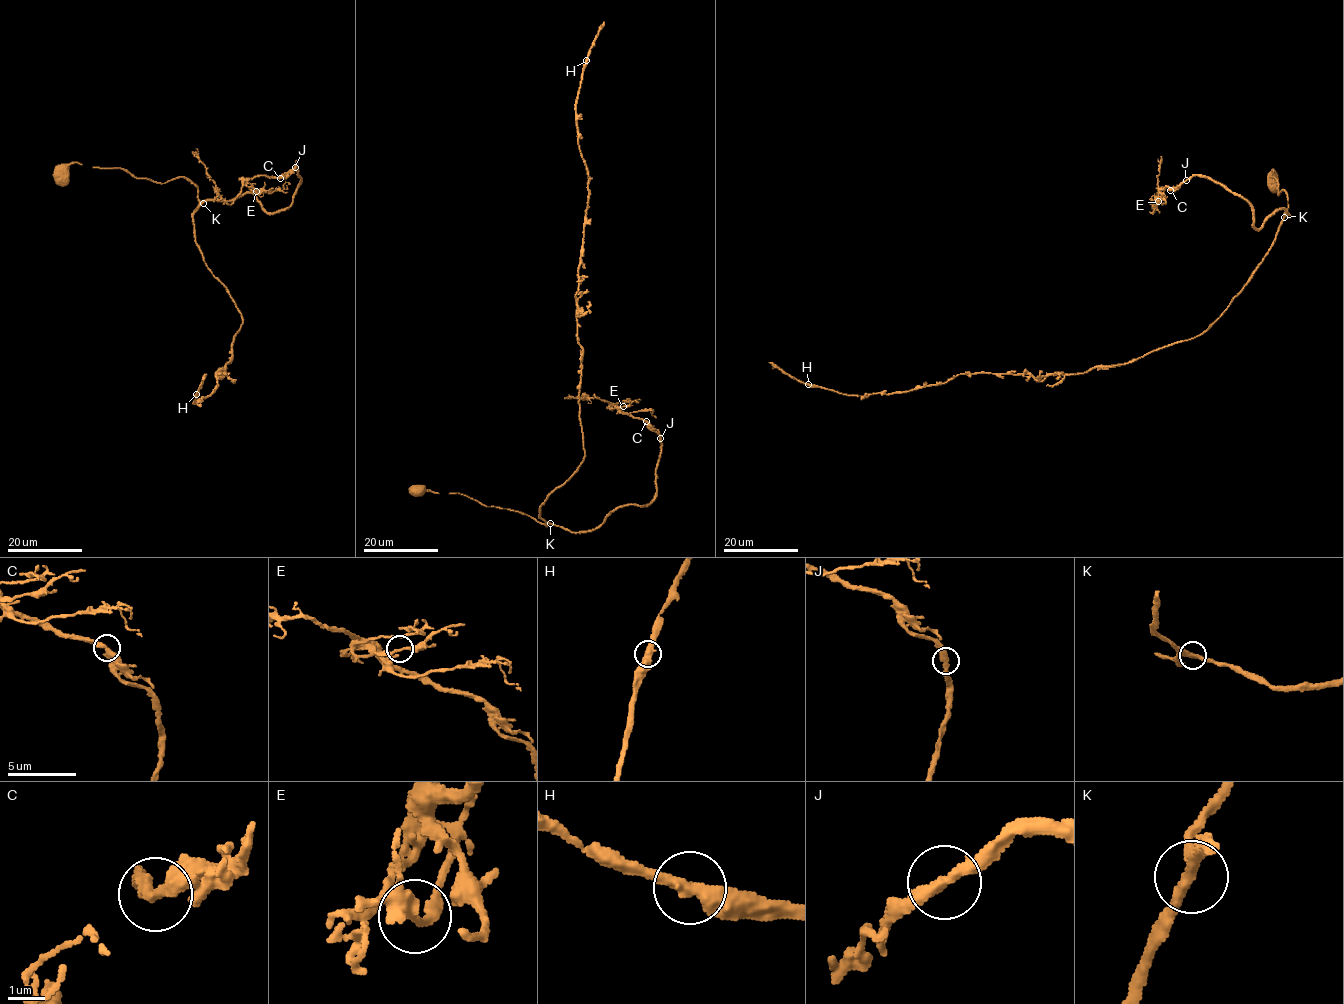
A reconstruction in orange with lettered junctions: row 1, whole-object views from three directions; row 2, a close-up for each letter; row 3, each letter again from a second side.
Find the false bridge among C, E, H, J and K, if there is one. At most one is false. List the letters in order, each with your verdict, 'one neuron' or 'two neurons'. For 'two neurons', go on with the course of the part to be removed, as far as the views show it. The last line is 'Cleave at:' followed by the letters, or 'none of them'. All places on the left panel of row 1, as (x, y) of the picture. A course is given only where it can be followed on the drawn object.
C: one neuron
E: one neuron
H: one neuron
J: one neuron
K: one neuron
Cleave at: none of them

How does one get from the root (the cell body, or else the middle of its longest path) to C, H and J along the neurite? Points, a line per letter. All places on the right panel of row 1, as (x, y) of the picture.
C: (1272, 178), (1274, 170), (1289, 216), (1278, 209), (1259, 228), (1252, 206), (1206, 178), (1192, 175), (1170, 190)
H: (1272, 178), (1274, 170), (1288, 201), (1273, 245), (1193, 338), (1041, 381), (958, 374), (863, 396), (808, 384)
J: (1272, 178), (1274, 170), (1289, 216), (1278, 209), (1256, 229), (1245, 200), (1201, 176), (1186, 181)

